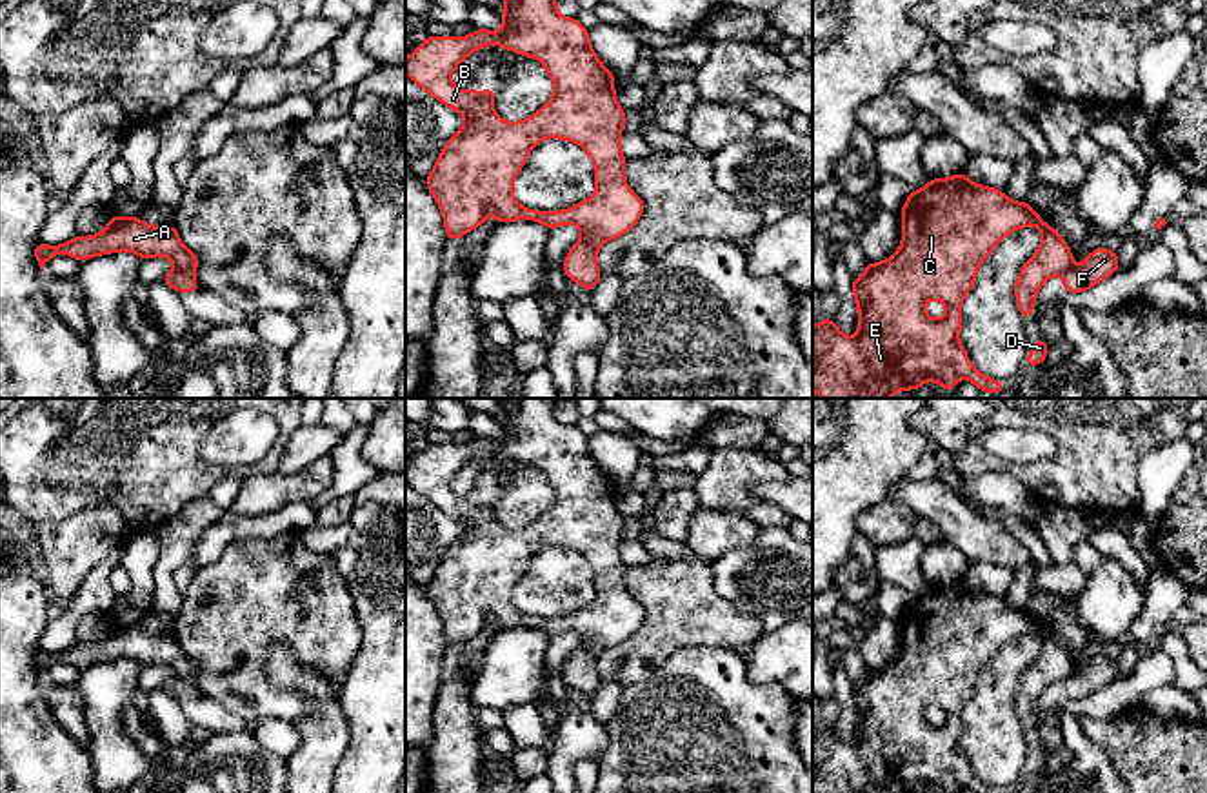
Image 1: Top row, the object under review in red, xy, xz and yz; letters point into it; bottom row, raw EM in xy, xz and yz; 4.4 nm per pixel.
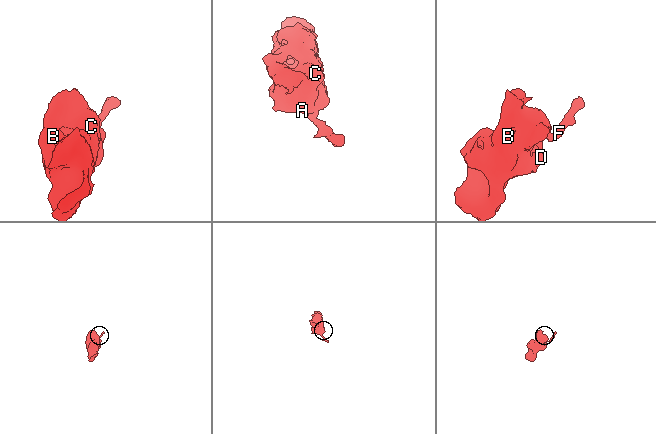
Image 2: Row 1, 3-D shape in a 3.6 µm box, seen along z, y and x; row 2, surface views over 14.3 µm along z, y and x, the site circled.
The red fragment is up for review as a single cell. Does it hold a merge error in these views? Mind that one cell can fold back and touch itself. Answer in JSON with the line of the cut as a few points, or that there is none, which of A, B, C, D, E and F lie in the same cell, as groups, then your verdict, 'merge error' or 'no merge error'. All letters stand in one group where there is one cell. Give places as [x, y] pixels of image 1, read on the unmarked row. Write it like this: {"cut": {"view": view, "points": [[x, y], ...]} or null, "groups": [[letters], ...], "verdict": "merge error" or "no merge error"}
{"cut": {"view": "xy", "points": [[175, 675], [193, 682]]}, "groups": [["A", "B", "C", "D", "E"], ["F"]], "verdict": "merge error"}

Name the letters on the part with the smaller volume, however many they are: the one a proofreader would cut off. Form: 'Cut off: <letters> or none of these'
Cut off: F

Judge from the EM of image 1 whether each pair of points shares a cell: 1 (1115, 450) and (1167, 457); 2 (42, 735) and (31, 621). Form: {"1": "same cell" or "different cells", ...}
{"1": "different cells", "2": "same cell"}

